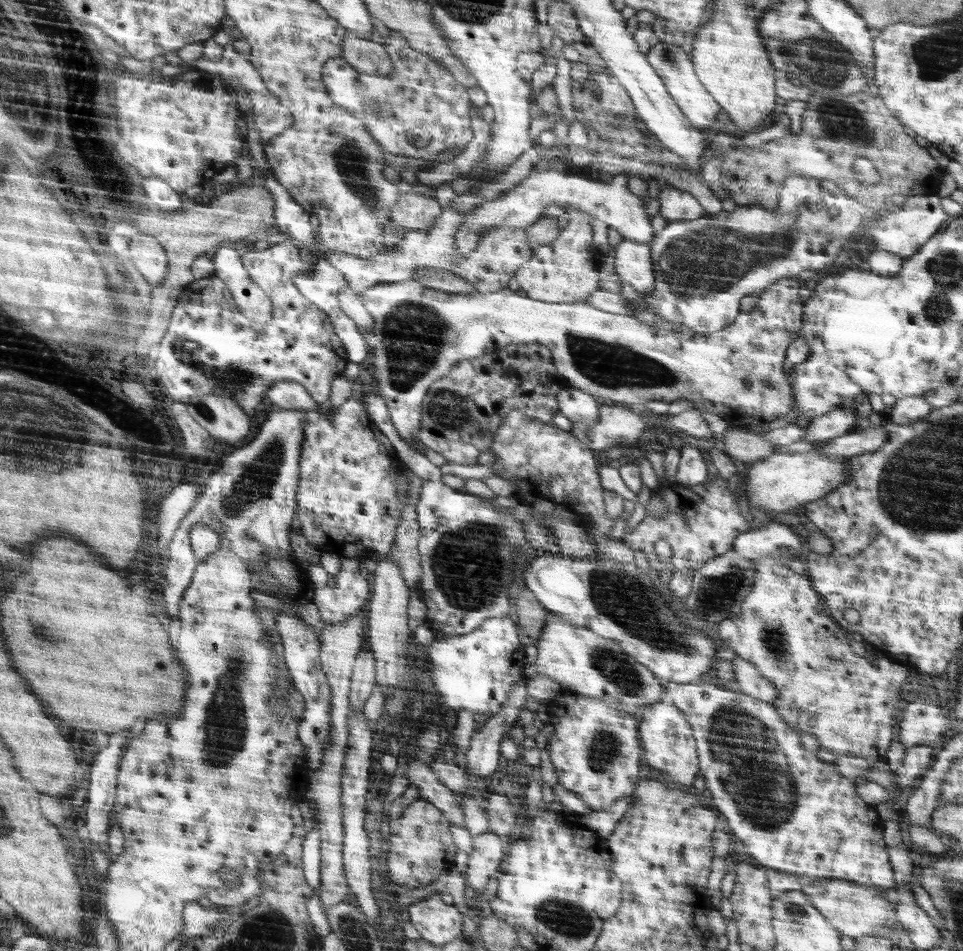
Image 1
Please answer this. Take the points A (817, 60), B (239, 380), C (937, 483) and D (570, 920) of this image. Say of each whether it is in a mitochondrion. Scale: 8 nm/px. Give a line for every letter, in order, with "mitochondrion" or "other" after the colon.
A: mitochondrion
B: mitochondrion
C: mitochondrion
D: mitochondrion

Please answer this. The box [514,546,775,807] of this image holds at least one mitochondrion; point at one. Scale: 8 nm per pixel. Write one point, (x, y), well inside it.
(625, 599)

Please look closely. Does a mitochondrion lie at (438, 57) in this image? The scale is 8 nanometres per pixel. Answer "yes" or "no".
no

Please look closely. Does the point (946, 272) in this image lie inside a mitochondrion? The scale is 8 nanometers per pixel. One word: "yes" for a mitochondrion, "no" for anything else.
yes

